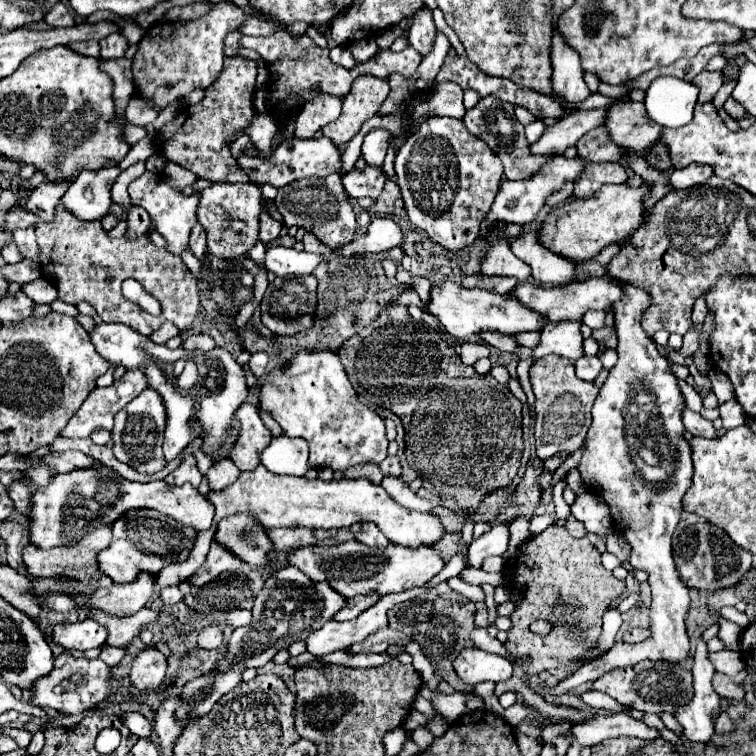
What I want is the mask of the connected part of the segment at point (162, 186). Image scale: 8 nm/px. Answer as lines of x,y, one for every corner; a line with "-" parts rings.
144,172
138,180
134,180
128,186
128,194
130,194
130,200
134,206
142,206
148,212
148,216
152,220
152,228
168,242
166,250
174,252
174,256
180,256
188,246
188,236
190,236
192,226
198,222
196,208
198,208
200,192
198,192
198,198
188,198
184,192
168,186
162,176

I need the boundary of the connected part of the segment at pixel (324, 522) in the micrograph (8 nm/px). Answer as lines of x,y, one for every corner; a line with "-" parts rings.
262,468
242,472
234,484
224,488
222,492
210,492
208,500
214,504
215,515
212,526
201,532
197,538
188,559
185,562
174,562
164,567
157,575
153,596
145,605
151,608
155,600
160,598
164,587
181,584
188,576
194,574
204,563
214,539
218,522
234,512
252,512
266,528
290,528
290,526
306,526
306,528
350,528
360,522
374,522
384,536
398,546
420,548
434,546
446,532
440,518
432,512
416,512
400,506
382,486
372,484
368,478
348,480
308,480
296,476
278,476

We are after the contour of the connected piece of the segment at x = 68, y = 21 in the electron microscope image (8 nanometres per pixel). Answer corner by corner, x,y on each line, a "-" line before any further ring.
58,2
58,4
44,16
44,22
50,24
50,26
72,26
72,24
76,24
76,22
74,22
74,16
68,12
68,8
66,8
62,2

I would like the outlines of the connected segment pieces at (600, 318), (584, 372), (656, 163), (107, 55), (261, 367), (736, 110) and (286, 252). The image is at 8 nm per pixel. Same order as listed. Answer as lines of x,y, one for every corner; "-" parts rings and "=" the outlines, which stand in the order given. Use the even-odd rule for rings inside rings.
606,310
588,311
584,315
582,323
590,328
602,328
602,326
606,326
=
582,356
582,358
578,358
578,360
574,362
574,370
576,370
576,374
578,374
580,378
592,382
592,380
596,380
596,376
602,372
602,362
598,360
598,356
592,356
592,358
=
658,142
648,154
646,154
646,160
652,164
652,168
656,168
656,170
662,170
662,172
666,172
666,170
672,170
672,162
670,162
670,156
668,156
668,148
666,148
666,144
662,144
662,142
=
114,32
106,38
100,40
100,58
102,60
116,60
116,58
122,58
126,48
128,48
128,40
122,32
=
256,352
256,354
252,354
252,358
250,358
250,362
248,362
248,366
250,366
250,370
252,370
252,374
254,374
256,378
260,378
260,376
264,374
266,364
268,364
268,354
266,354
266,352
=
732,96
724,102
724,110
726,110
726,112
732,116
732,120
736,120
736,122
738,122
738,120
742,120
742,118
746,116
744,106
742,106
740,102
736,102
=
272,246
266,250
266,270
274,272
276,276
298,276
310,274
322,262
320,254
298,252
294,248

